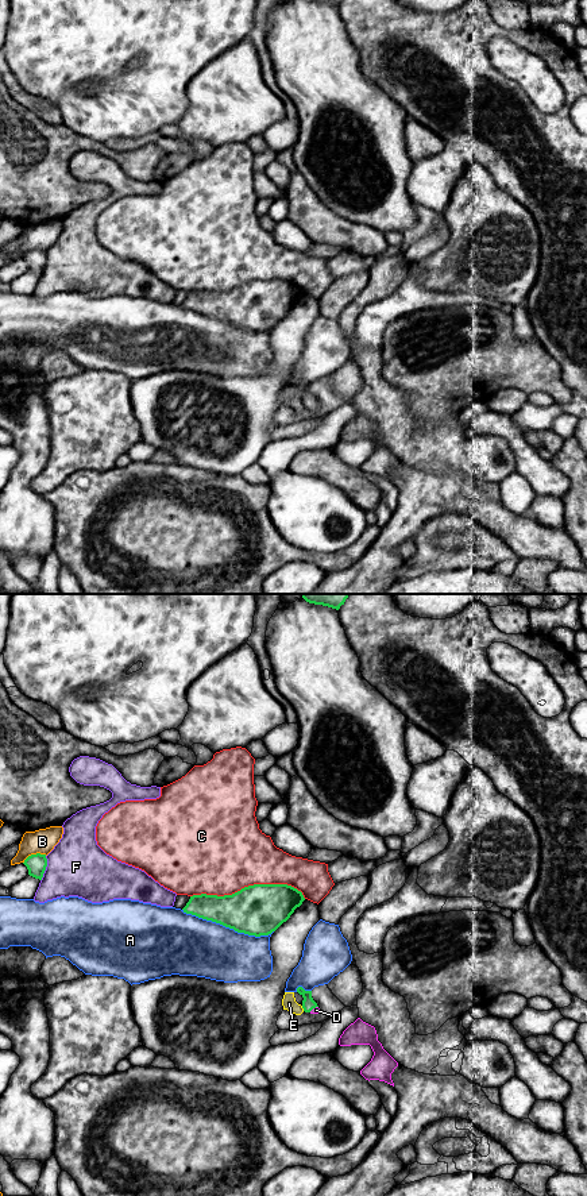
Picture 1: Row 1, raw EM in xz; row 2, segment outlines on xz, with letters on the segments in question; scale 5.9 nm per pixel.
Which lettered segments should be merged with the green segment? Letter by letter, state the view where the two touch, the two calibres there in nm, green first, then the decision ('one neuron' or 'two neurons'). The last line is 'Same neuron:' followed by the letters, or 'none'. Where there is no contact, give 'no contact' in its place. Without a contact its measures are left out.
A: xz | 300/360 nm | two neurons
B: xz | 120/150 nm | two neurons
C: xz | 300/480 nm | two neurons
D: xz | 80/40 nm | one neuron
E: xz | 80/90 nm | two neurons
F: xz | 120/360 nm | two neurons
Same neuron: D

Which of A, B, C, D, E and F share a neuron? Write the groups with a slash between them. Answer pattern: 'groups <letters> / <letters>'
groups A / B / C / D / E / F

